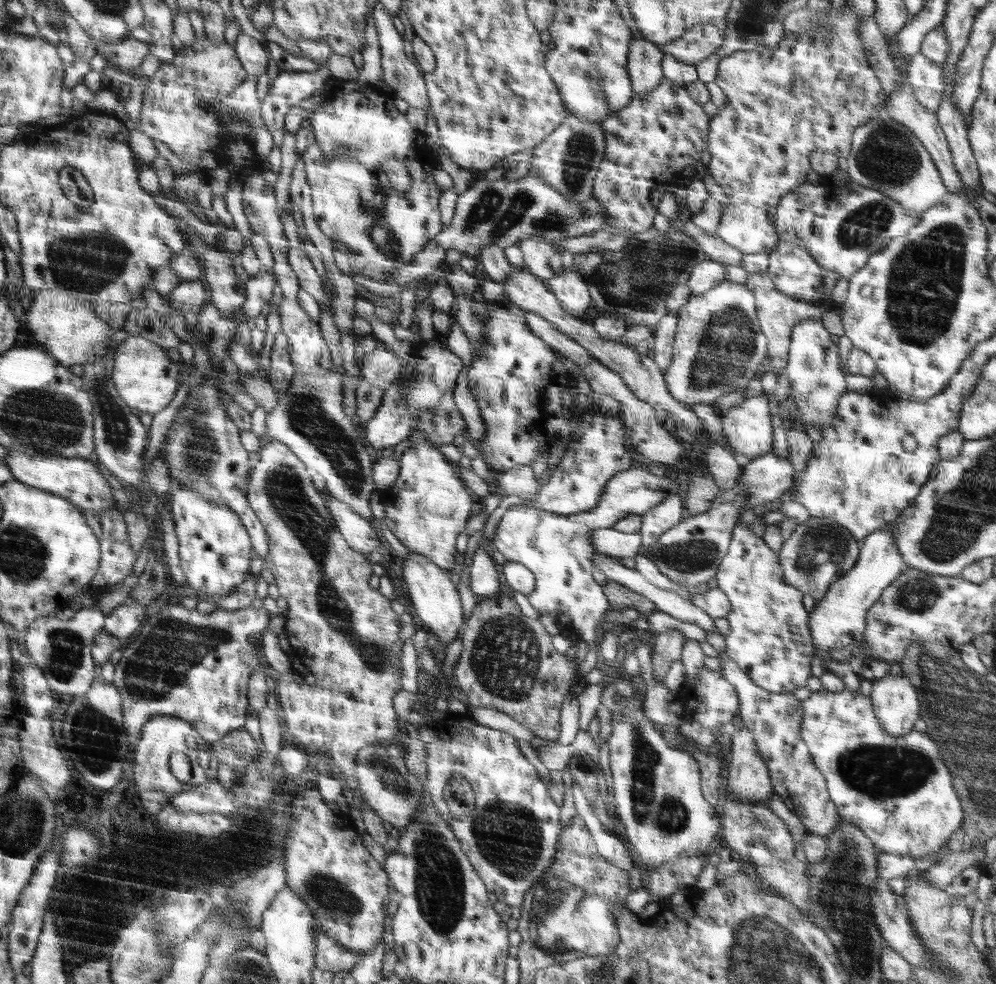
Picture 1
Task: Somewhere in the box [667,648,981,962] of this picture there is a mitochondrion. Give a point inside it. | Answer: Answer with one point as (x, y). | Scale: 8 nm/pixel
(881, 772)

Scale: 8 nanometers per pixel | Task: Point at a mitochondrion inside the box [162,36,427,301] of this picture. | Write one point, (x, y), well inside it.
(390, 247)

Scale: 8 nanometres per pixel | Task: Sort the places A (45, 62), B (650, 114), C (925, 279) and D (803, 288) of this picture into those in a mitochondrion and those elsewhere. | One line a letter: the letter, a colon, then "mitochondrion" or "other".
A: other
B: other
C: mitochondrion
D: other

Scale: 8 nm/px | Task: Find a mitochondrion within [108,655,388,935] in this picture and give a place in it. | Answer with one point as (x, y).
(333, 897)

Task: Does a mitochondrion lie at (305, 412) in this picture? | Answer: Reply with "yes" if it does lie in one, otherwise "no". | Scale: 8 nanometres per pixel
yes

